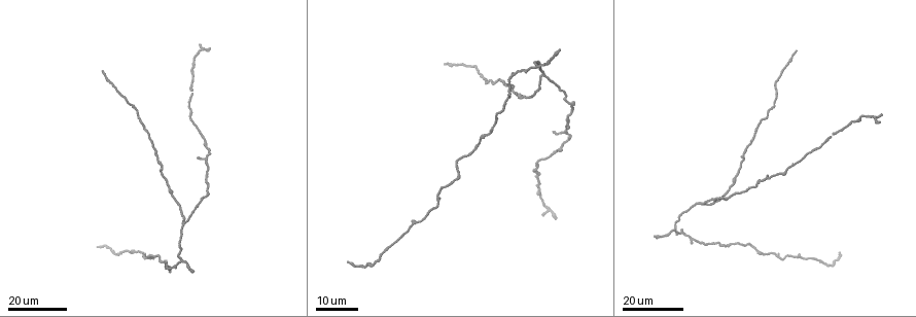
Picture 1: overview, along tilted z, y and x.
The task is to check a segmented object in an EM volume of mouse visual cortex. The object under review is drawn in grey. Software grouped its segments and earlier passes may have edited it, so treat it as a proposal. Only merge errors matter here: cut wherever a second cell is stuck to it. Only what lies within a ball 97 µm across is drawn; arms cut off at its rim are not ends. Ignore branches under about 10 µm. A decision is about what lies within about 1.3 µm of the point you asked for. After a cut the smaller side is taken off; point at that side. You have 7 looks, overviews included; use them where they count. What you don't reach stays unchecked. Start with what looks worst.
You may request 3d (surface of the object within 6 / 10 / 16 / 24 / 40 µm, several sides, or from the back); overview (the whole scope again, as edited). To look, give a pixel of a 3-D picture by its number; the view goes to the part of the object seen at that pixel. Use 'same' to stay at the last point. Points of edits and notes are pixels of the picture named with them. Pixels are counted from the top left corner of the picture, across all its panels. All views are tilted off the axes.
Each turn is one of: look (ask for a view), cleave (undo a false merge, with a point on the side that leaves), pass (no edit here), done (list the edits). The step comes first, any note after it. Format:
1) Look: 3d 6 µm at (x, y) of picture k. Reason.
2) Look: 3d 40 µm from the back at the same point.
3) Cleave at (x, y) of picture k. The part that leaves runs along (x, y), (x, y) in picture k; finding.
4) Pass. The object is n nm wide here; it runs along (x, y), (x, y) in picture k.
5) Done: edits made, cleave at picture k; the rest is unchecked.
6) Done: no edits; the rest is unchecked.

Look: 3d 24 µm at (698, 202) of picture 1. Three arms meet.

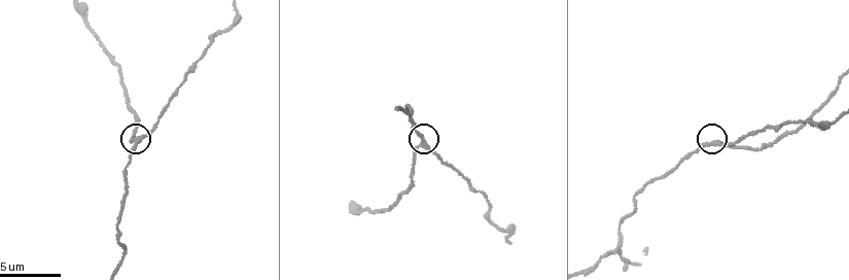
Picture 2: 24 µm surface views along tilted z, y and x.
Look: 3d 6 µm at (422, 146) of picture 2.

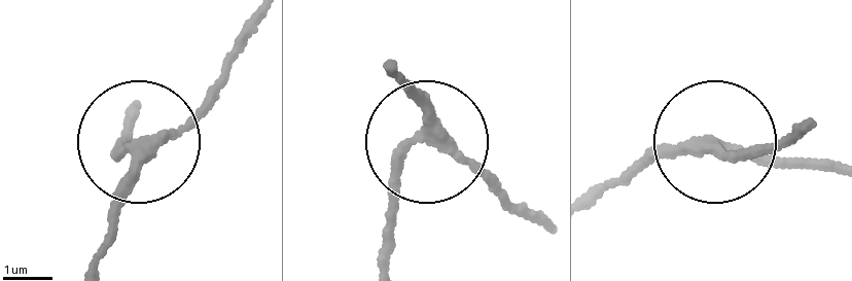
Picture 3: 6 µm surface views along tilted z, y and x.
Pass. It runs along (590, 197), (712, 144), (836, 162) in picture 3; one cell here.

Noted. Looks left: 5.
Look: 3d 10 µm at (637, 263) of picture 2. Side arm on a straight run.

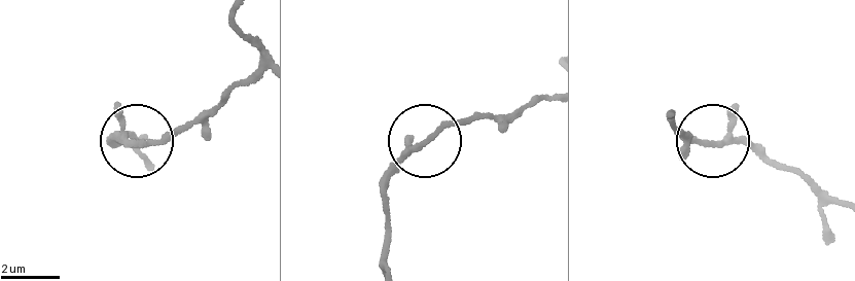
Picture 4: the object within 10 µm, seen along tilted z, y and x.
Look: 3d 10 µm from the back at (138, 142) of picture 4. From behind.

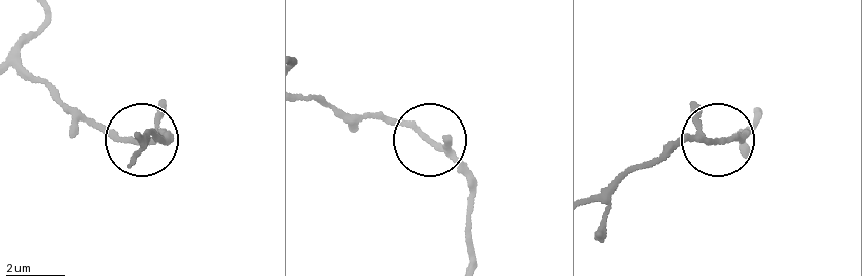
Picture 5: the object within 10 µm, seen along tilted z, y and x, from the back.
Pass. The object is 150 nm wide here; continuous, no second cell.

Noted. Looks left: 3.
Look: 3d 24 µm at (766, 177) of picture 1. Three-way junction.

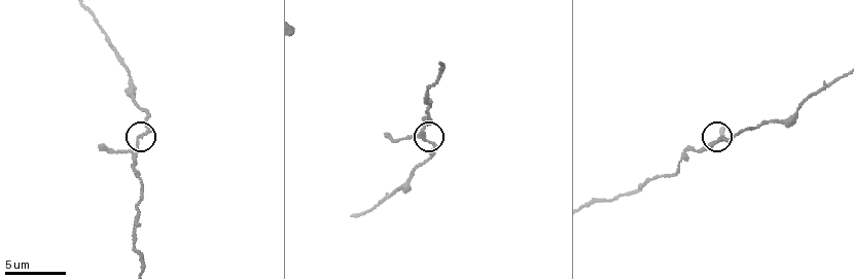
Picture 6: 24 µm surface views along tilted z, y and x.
Look: 3d 6 µm at (424, 140) of picture 6.

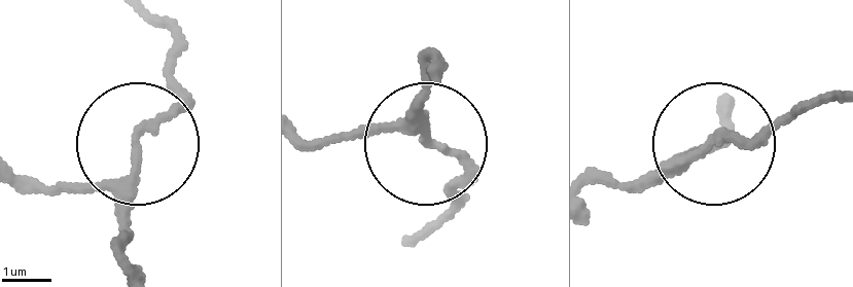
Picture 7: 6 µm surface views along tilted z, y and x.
Pass. The object is 160 nm wide here; it runs along (588, 199), (650, 185), (699, 150), (796, 113) in picture 7; one cell here.

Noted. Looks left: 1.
Done: no edits; the rest is unchecked.

